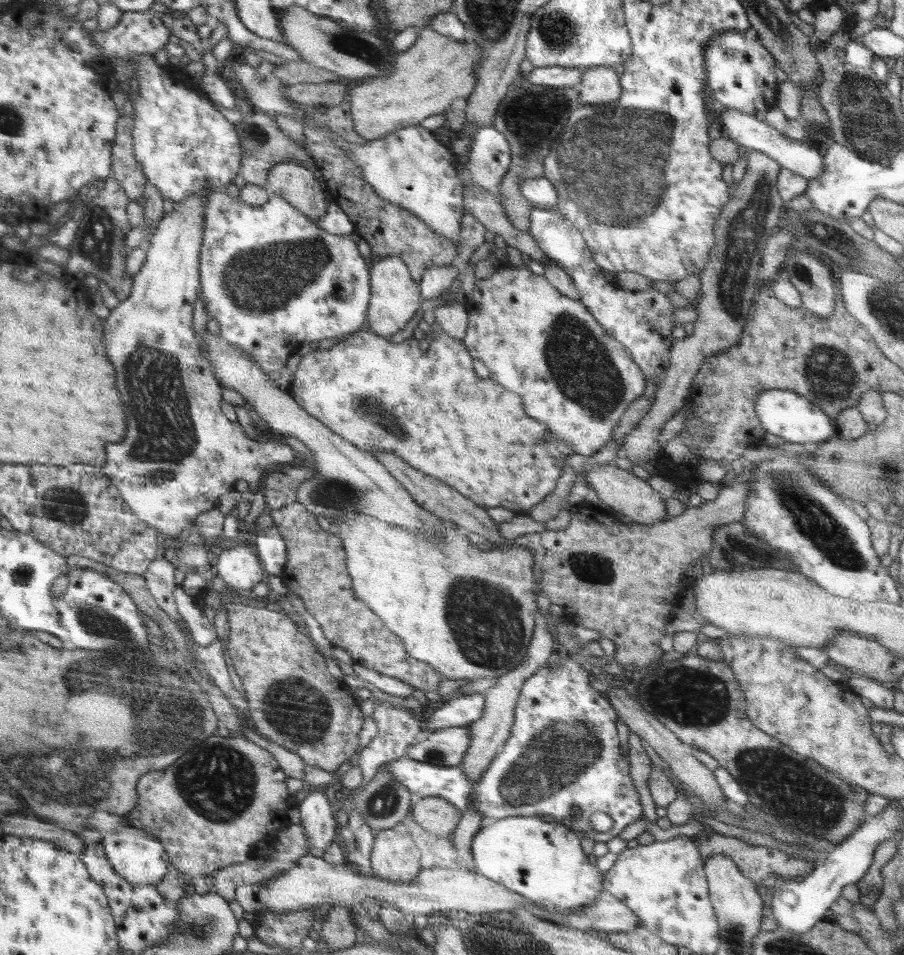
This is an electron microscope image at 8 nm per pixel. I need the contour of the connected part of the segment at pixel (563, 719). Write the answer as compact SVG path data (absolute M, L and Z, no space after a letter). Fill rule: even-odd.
M558 652L552 656L554 661L560 662L560 667L558 669L548 669L547 663L540 670L537 670L530 678L527 678L524 681L523 687L521 688L518 702L516 703L515 708L515 717L514 724L511 728L511 735L507 738L507 741L502 746L498 754L490 761L488 768L482 773L482 776L479 778L480 782L468 782L469 778L464 774L463 766L436 766L432 763L420 762L410 758L407 754L397 758L396 760L391 761L390 763L385 763L389 773L392 773L392 778L396 779L398 784L406 786L406 790L412 794L413 797L417 799L422 799L430 796L442 797L445 798L448 802L451 802L462 814L465 810L466 804L473 802L475 804L473 808L479 810L481 814L486 818L486 821L496 821L501 818L508 817L517 817L517 816L552 816L557 822L565 822L570 830L574 831L576 834L582 833L585 837L593 838L595 841L606 842L611 838L618 836L619 832L622 832L626 826L631 825L636 819L642 819L642 805L638 799L638 793L633 786L633 781L630 778L630 765L628 759L624 758L622 755L618 740L618 733L615 728L616 714L615 710L612 708L612 705L607 701L605 695L594 689L589 685L590 670L587 665L583 663L578 663L575 661L575 657L570 657L568 652L563 653ZM572 808L580 808L580 817L574 818L571 814ZM597 812L603 812L612 818L614 821L613 827L606 832L598 832L594 830L594 827L591 825L591 818L593 814Z

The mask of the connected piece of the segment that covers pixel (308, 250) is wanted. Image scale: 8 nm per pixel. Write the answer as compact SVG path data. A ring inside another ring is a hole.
M215 192L207 198L206 204L206 224L204 224L204 238L201 252L201 282L202 282L202 298L208 319L214 318L220 326L220 335L227 342L242 346L247 354L255 362L258 362L266 373L273 370L281 370L288 360L288 354L294 352L304 340L314 345L314 340L322 340L322 338L336 338L342 334L352 335L356 331L366 329L367 308L370 301L371 286L370 269L358 252L357 243L350 239L350 235L330 234L319 227L316 222L312 222L310 218L292 206L287 199L269 192L269 199L262 206L252 206L244 202L240 196L232 197L225 192Z

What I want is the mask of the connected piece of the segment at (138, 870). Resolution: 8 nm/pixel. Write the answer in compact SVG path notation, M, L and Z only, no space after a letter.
M136 825L120 826L114 833L106 834L101 843L105 847L108 859L114 865L114 869L123 878L126 878L127 882L130 882L132 886L135 884L156 885L166 876L169 857L166 856L167 849L163 846L161 839L148 834Z

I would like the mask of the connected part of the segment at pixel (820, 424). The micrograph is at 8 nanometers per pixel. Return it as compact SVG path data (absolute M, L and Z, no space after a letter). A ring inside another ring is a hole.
M770 389L760 393L755 402L755 413L765 428L765 432L781 436L788 442L818 443L835 436L834 420L818 406L814 406L807 398L793 390Z

